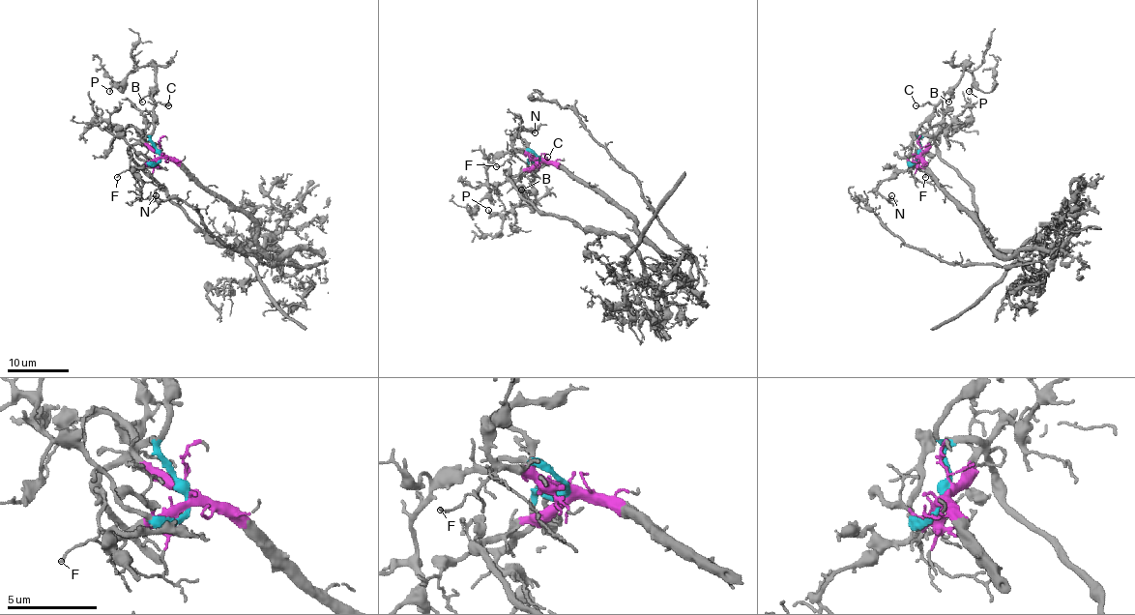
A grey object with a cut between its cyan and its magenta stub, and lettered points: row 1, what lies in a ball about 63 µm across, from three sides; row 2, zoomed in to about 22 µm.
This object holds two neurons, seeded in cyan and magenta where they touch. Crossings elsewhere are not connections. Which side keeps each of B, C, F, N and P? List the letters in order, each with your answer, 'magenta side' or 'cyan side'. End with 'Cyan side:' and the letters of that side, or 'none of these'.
B: cyan side
C: cyan side
F: magenta side
N: magenta side
P: cyan side
Cyan side: B, C, P

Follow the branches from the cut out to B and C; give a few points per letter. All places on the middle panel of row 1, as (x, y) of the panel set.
B: (540, 161), (529, 160), (534, 179), (531, 189), (521, 190)
C: (540, 161), (529, 160), (533, 175), (547, 157)

